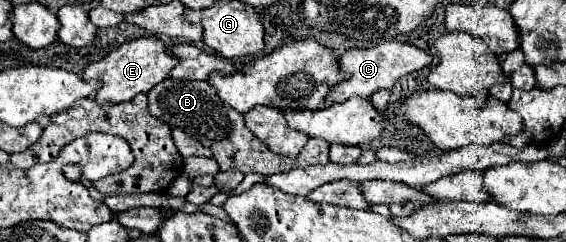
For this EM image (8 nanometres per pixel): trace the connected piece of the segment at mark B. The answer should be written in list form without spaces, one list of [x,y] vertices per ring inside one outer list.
[[[166,78],[148,92],[148,108],[152,116],[164,120],[172,128],[184,130],[188,136],[196,138],[208,148],[212,146],[212,152],[220,170],[240,170],[242,174],[248,174],[248,172],[276,174],[276,172],[284,172],[284,170],[292,170],[292,168],[300,168],[308,164],[314,166],[314,164],[330,162],[328,158],[330,144],[320,138],[310,138],[308,148],[304,148],[304,152],[300,152],[298,156],[274,154],[264,142],[260,142],[244,126],[240,112],[232,110],[230,106],[224,106],[224,102],[216,98],[216,92],[212,90],[212,86],[208,86],[208,82],[186,82],[186,80]]]

